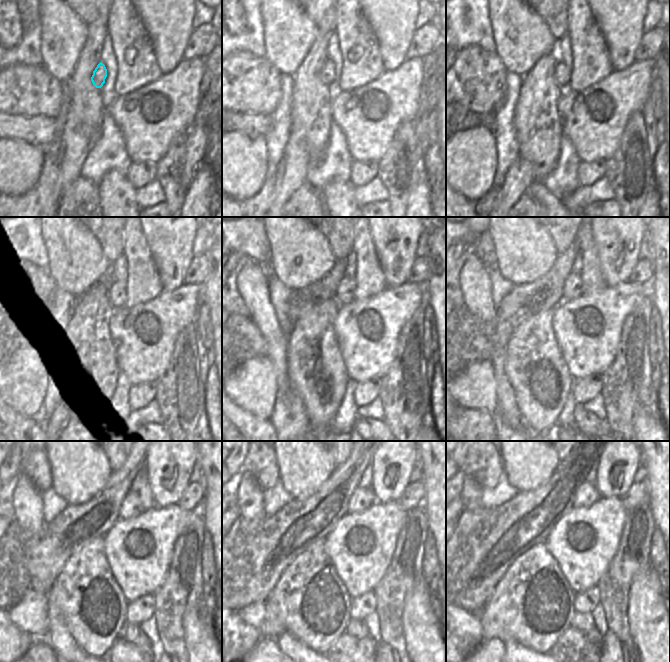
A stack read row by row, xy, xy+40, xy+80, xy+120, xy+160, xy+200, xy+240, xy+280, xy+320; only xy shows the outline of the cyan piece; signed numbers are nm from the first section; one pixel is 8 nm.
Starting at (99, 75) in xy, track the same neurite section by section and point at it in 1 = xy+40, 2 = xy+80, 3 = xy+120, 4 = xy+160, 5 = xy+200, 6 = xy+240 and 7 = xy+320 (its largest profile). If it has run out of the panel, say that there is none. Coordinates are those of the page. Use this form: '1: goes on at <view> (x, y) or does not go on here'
1: goes on at xy+40 (328, 70)
2: goes on at xy+80 (562, 71)
3: goes on at xy+120 (117, 292)
4: goes on at xy+160 (345, 294)
5: goes on at xy+200 (573, 287)
6: goes on at xy+240 (131, 507)
7: goes on at xy+320 (587, 494)

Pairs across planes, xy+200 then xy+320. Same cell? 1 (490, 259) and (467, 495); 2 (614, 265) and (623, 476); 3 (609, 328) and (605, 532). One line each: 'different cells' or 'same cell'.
1: different cells
2: same cell
3: same cell

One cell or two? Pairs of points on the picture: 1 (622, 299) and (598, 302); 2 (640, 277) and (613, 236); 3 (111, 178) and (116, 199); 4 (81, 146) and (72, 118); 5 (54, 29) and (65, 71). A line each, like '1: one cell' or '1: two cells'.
1: one cell
2: two cells
3: one cell
4: one cell
5: one cell

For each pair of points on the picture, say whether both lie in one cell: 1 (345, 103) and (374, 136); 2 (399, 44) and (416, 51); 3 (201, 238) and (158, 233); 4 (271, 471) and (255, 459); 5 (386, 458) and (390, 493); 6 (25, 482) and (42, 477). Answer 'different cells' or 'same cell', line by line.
1: same cell
2: different cells
3: different cells
4: same cell
5: same cell
6: different cells

